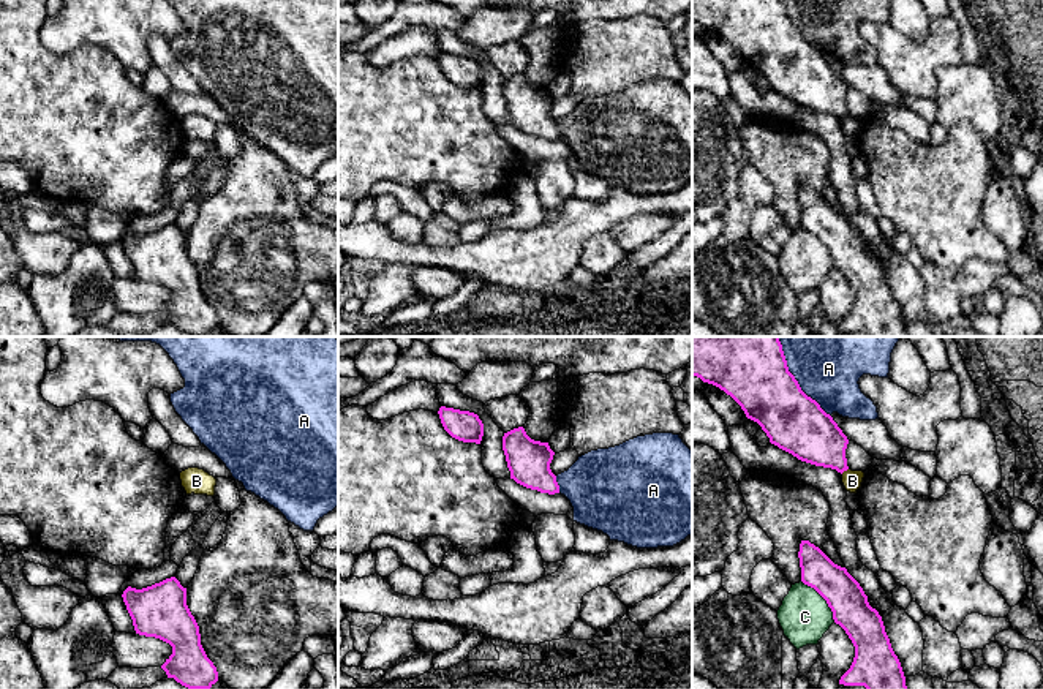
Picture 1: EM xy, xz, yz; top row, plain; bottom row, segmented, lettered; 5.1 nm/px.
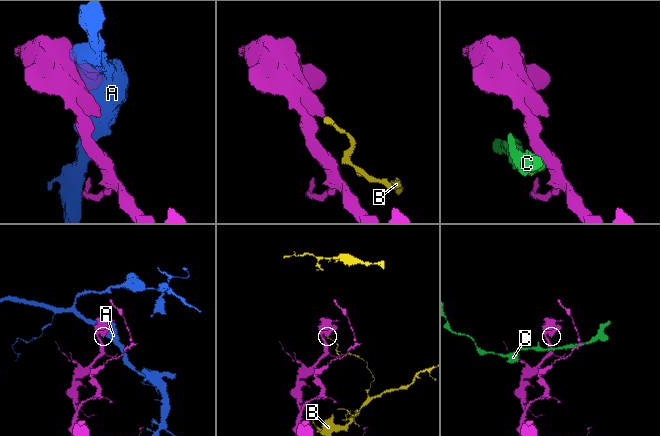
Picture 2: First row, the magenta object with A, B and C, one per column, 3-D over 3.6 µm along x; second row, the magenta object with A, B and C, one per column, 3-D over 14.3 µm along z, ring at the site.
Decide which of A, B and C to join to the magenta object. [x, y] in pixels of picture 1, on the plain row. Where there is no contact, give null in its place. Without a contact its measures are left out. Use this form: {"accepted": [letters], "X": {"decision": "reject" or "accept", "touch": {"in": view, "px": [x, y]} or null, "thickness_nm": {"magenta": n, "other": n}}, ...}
{"accepted": [], "A": {"decision": "reject", "touch": {"in": "yz", "px": [798, 32]}, "thickness_nm": {"magenta": 320, "other": 280}}, "B": {"decision": "reject", "touch": {"in": "yz", "px": [844, 116]}, "thickness_nm": {"magenta": 280, "other": 100}}, "C": {"decision": "reject", "touch": {"in": "yz", "px": [824, 244]}, "thickness_nm": {"magenta": 200, "other": 260}}}

